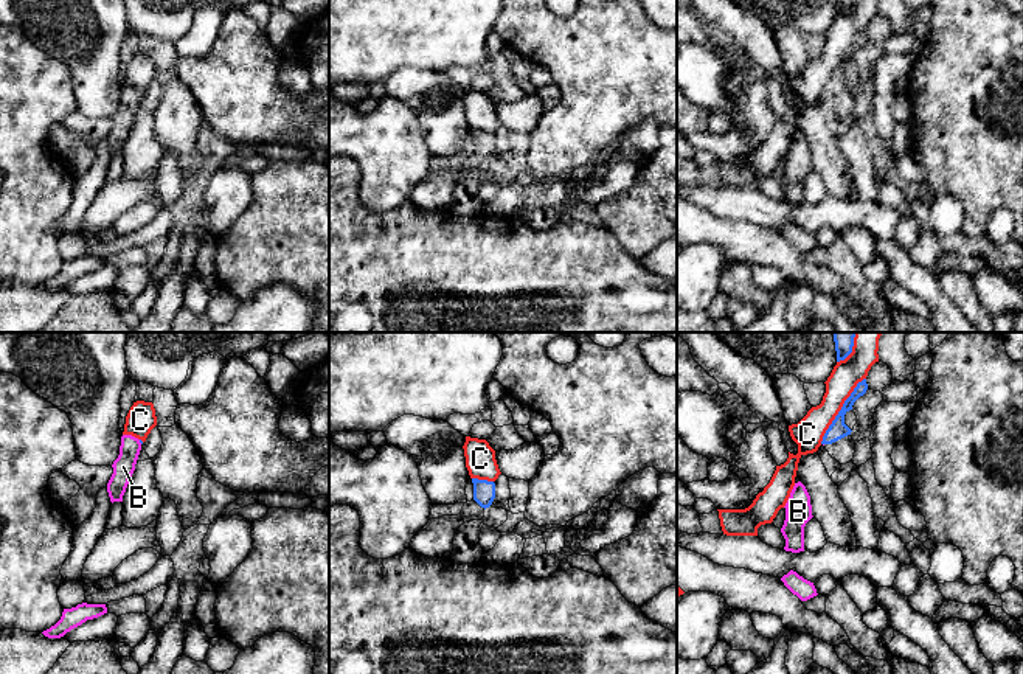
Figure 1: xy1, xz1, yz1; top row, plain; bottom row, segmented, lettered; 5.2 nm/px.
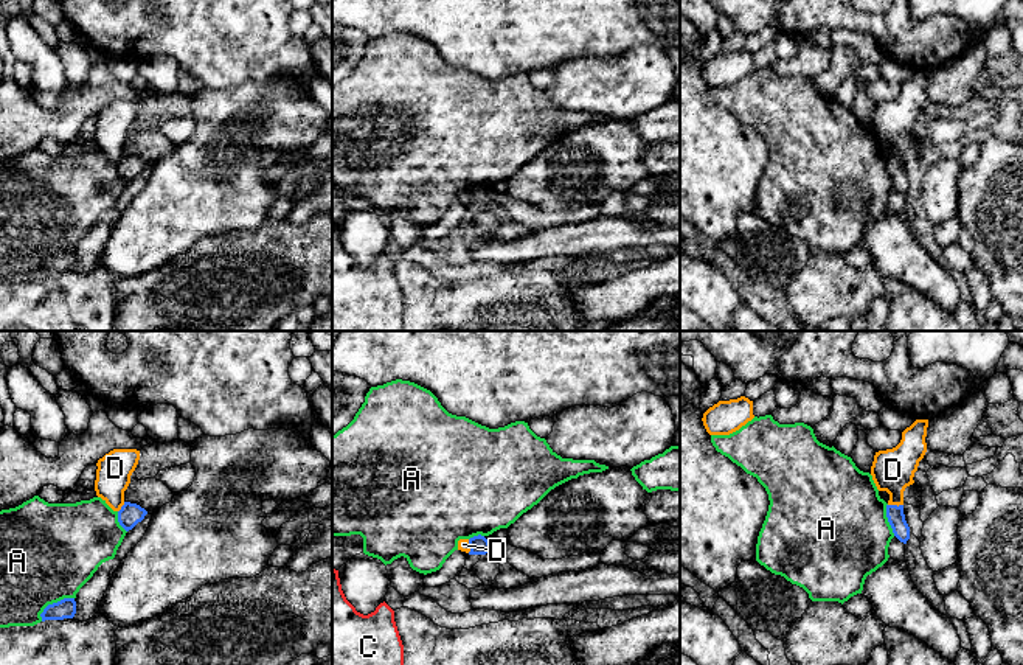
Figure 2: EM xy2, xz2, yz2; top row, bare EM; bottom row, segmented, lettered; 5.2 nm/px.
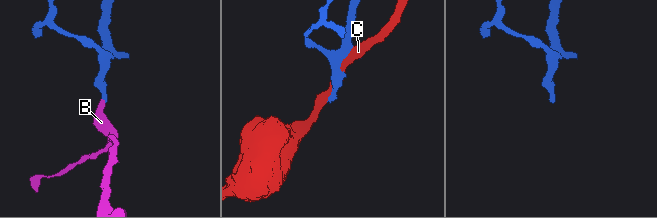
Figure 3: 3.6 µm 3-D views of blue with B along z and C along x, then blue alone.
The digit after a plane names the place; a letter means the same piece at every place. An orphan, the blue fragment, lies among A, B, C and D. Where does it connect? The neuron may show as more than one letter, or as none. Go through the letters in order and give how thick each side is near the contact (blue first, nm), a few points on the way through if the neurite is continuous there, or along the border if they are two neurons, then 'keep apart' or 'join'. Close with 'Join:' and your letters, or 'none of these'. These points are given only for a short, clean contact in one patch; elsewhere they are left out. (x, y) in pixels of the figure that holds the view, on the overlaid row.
A: 100 nm thick on the blue side, 480 nm on the other; keep apart
B: 20 nm thick on the blue side, 110 nm on the other; runs through xy1 (140, 440), (140, 441), (129, 452), (123, 466); join
C: 90 nm thick on the blue side, 160 nm on the other; keep apart
D: 90 nm thick on the blue side, 220 nm on the other; border along yz2 (888, 504), (902, 505); keep apart
Join: B

